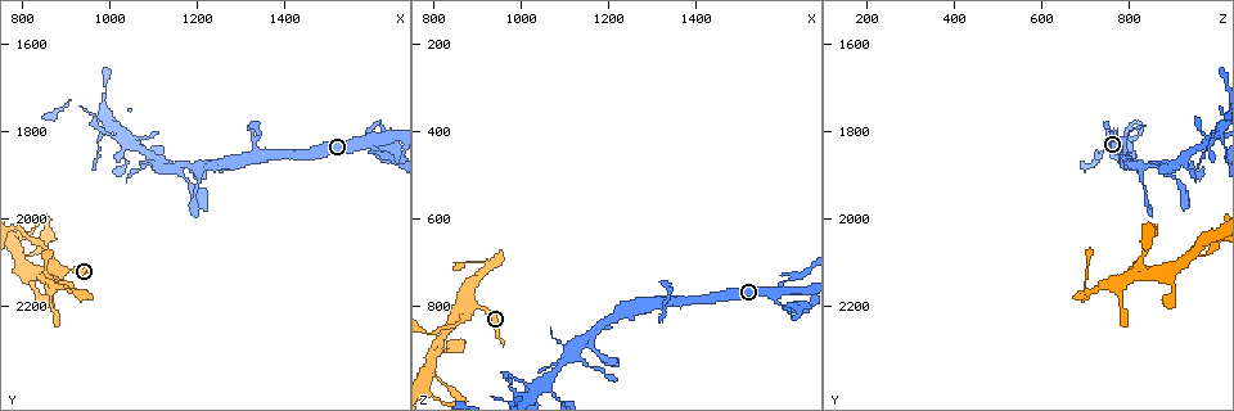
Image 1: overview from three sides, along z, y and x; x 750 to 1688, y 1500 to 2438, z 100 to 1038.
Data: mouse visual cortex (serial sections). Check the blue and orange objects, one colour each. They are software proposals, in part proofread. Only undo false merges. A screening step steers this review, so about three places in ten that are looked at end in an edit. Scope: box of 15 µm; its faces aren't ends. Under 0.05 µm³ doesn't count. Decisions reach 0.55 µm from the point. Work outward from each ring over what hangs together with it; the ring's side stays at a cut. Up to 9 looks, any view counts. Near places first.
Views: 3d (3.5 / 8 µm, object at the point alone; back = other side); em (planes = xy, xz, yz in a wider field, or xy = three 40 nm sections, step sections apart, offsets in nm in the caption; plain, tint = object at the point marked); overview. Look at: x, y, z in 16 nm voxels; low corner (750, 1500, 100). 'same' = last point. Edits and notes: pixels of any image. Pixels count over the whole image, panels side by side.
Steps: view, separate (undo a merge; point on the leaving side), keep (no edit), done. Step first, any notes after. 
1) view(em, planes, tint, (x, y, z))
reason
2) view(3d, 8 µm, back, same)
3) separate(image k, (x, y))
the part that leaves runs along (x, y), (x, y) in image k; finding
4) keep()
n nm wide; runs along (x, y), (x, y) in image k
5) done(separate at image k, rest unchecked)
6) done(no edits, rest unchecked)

view(3d, 8 µm, (925, 2160, 705))
branch point

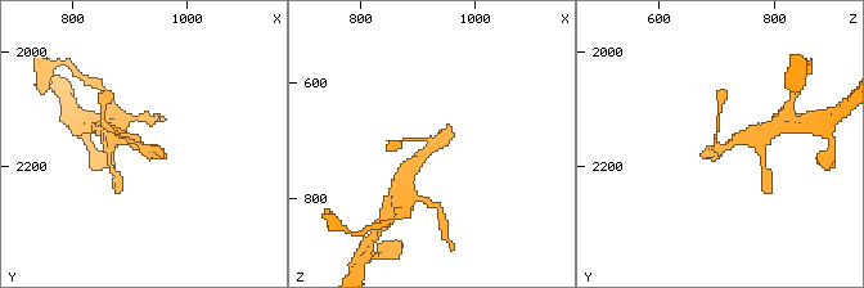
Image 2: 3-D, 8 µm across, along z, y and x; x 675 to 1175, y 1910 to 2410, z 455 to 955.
view(3d, 3.5 µm, (925, 2165, 710))
zoom in

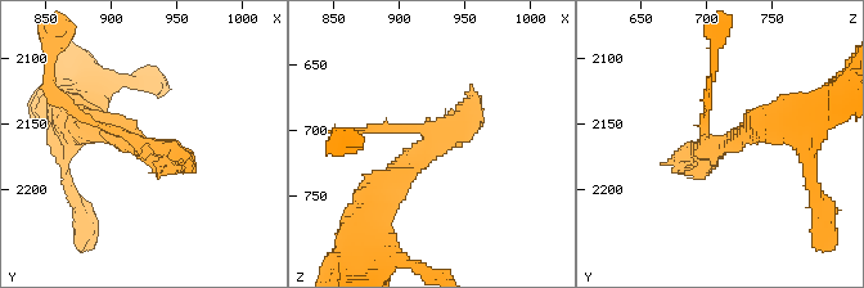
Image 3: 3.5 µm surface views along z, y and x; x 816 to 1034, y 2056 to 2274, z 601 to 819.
view(em, planes, tint, (924, 2166, 710))
now the EM

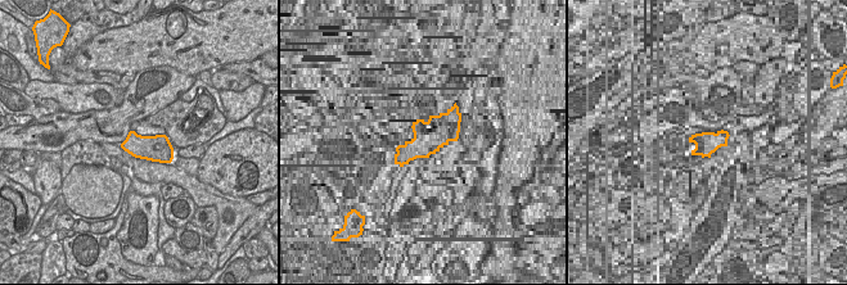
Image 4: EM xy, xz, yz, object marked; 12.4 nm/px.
keep()
runs along (369, 201), (472, 116), (472, 86) in image 3; continuous, no second cell

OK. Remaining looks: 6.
view(3d, 3.5 µm, (810, 2130, 885))
arms part here

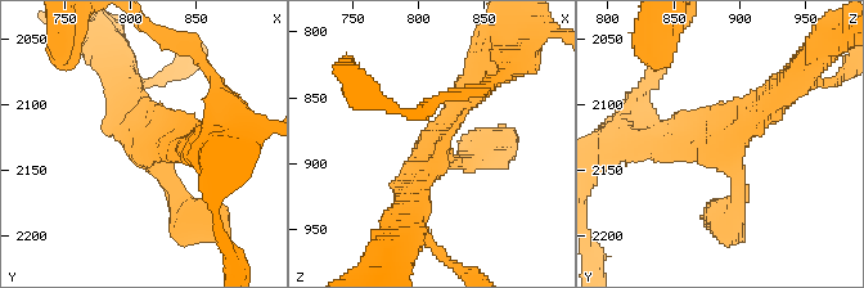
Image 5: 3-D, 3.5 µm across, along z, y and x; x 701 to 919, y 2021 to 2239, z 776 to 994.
view(em, xy, step 3, plain, (810, 2126, 892))
3 arms; arms of 200, 300, 350 nm

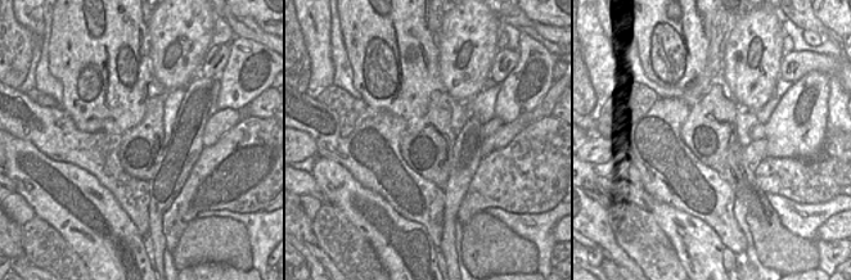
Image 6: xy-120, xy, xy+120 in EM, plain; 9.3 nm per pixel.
view(em, xy, step 3, tint, same)
with the object marked

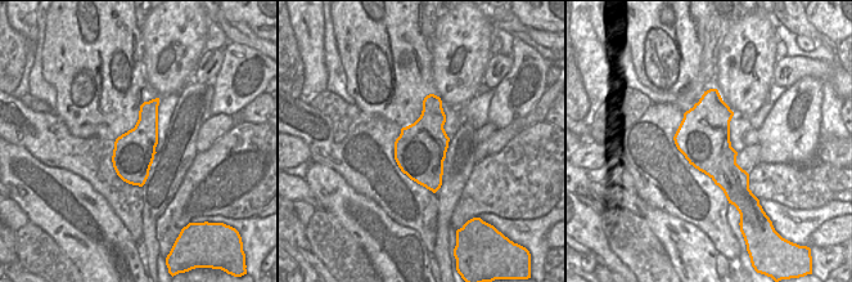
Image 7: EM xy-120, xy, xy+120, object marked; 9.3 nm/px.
keep()
480 nm wide; runs along (477, 82), (437, 129), (414, 211) in image 5; one cell here

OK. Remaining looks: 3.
view(3d, 3.5 µm, (1130, 1865, 910))
sudden change in width

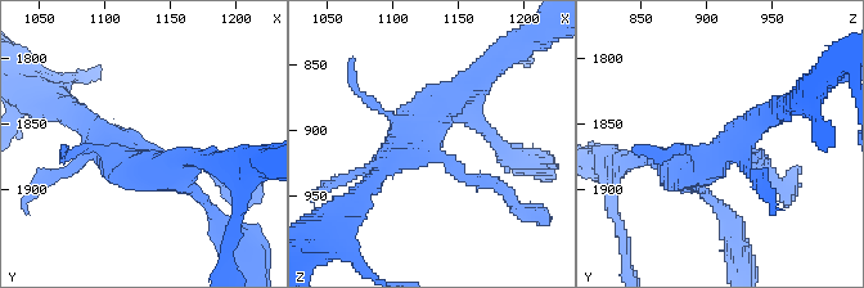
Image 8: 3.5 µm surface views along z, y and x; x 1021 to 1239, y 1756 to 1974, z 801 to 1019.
view(em, planes, tint, (1130, 1870, 916))
shape alone is not enough

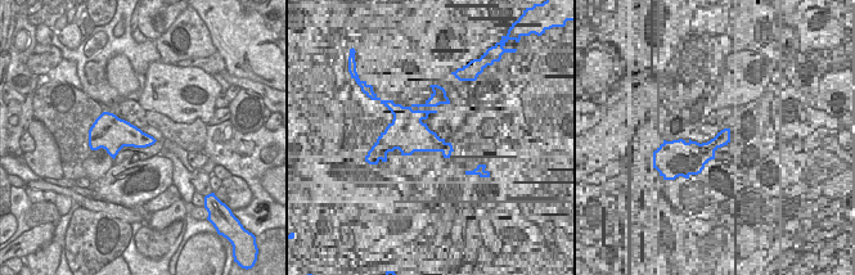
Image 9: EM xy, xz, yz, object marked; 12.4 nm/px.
keep()
one cell here

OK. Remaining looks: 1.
done(no edits, rest unchecked)

